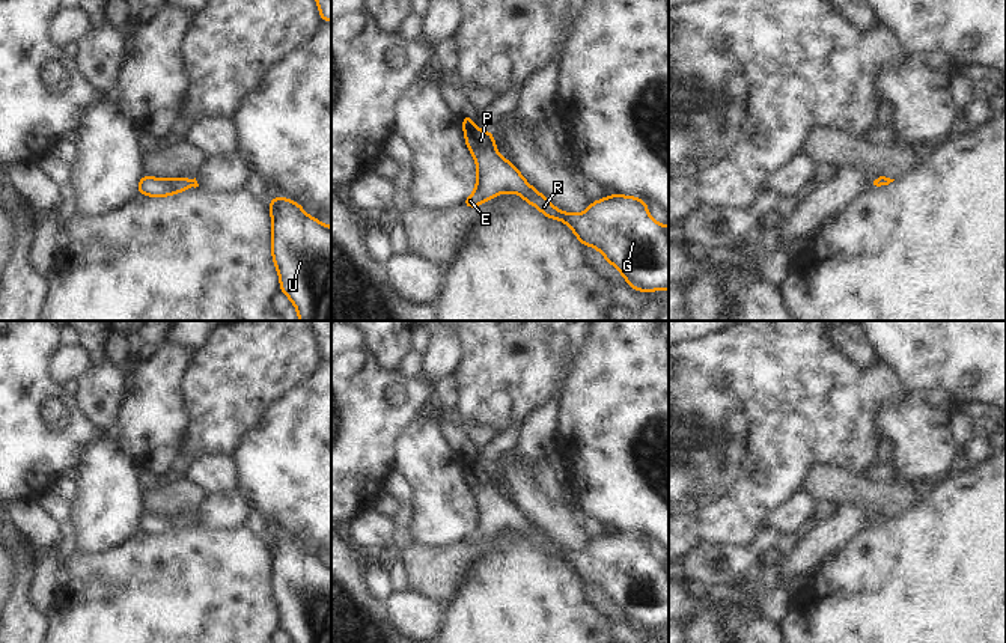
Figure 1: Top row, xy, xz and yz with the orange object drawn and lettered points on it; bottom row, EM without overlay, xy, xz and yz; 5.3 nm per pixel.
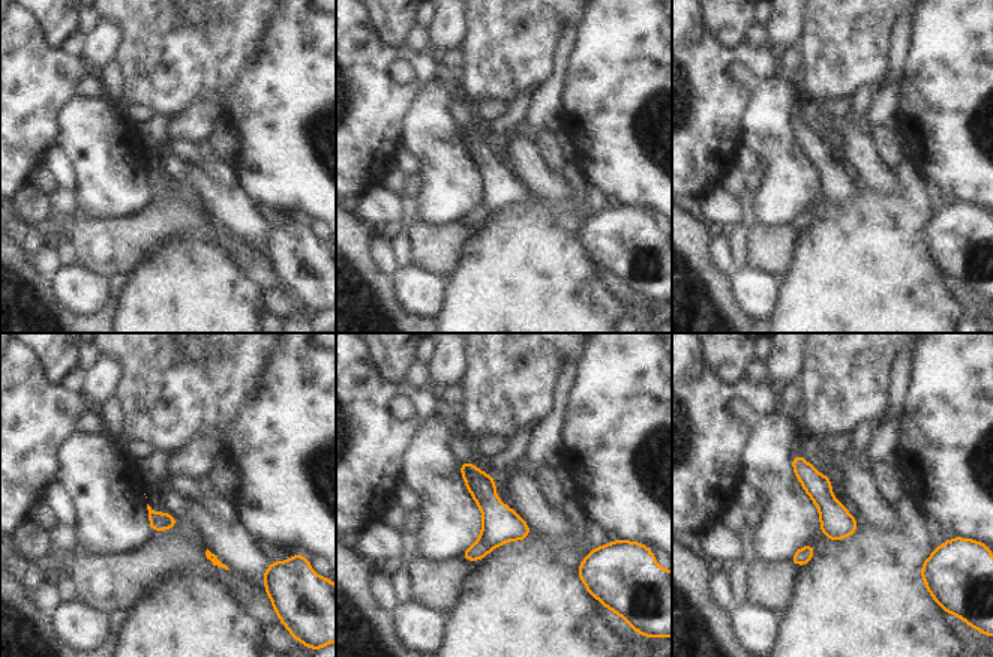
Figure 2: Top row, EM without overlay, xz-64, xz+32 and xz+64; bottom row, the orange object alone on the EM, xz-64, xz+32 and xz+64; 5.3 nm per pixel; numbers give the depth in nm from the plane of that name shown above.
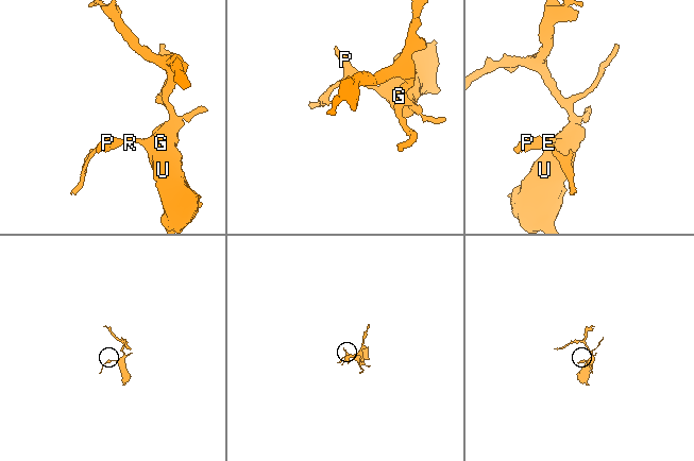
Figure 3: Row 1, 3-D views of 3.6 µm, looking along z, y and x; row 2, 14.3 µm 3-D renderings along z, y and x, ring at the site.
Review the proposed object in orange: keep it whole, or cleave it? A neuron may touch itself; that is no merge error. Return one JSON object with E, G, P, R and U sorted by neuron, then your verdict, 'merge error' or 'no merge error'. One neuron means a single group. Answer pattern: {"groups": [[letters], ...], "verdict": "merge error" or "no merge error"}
{"groups": [["E", "G", "P", "R", "U"]], "verdict": "no merge error"}

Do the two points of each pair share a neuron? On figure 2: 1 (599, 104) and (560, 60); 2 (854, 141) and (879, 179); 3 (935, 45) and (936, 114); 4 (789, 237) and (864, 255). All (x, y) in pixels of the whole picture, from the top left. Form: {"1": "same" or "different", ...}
{"1": "different", "2": "same", "3": "same", "4": "different"}

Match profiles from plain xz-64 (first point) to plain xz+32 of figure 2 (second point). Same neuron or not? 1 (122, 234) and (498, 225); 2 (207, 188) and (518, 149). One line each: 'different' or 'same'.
1: different
2: same

